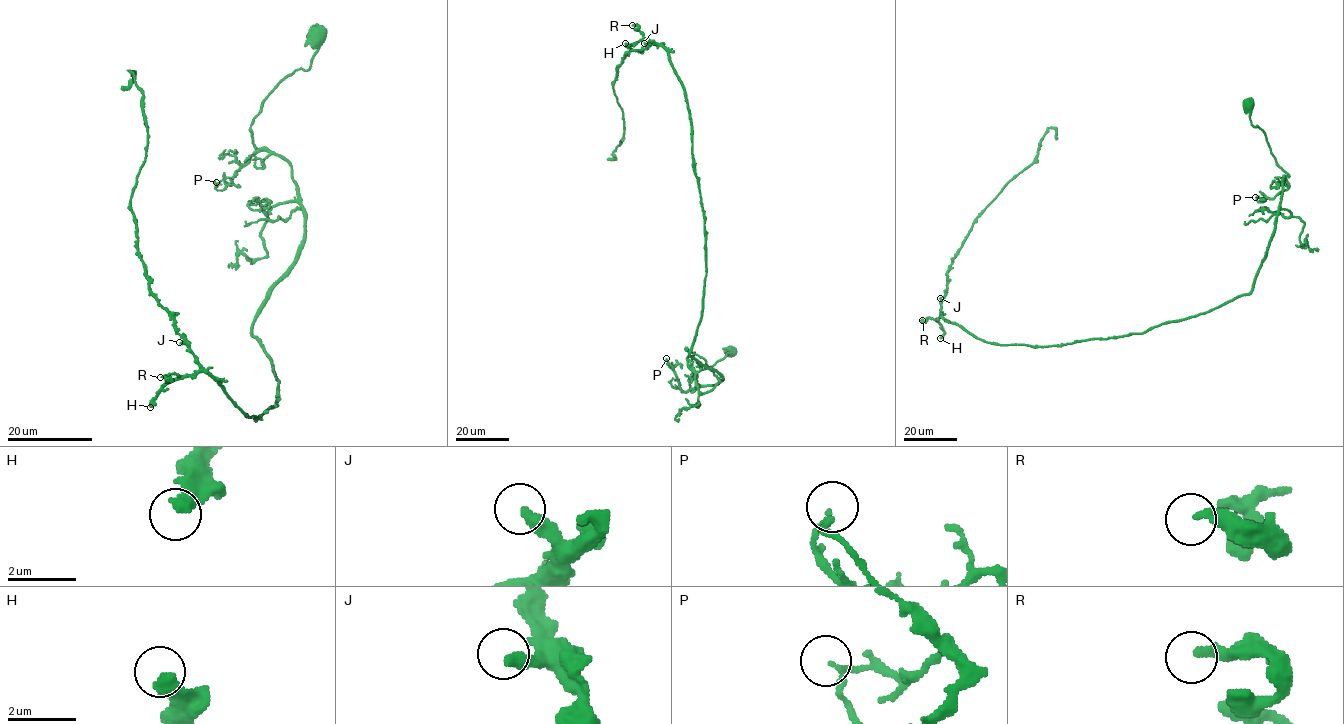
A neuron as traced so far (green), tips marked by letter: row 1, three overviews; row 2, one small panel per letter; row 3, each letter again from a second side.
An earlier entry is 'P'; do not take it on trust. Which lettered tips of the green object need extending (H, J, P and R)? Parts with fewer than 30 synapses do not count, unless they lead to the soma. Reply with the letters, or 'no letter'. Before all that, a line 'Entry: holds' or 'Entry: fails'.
Entry: fails
H

